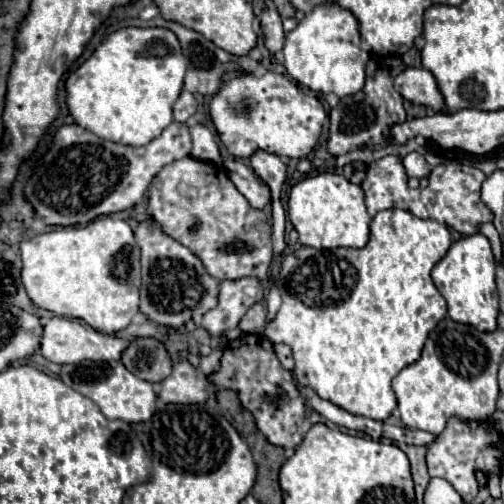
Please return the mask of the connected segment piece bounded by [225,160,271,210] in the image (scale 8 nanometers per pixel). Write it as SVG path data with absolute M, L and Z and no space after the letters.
M227 160L225 170L229 172L229 178L235 184L235 188L247 198L251 208L263 210L267 206L267 202L271 202L269 186L263 180L259 180L257 174L245 162Z

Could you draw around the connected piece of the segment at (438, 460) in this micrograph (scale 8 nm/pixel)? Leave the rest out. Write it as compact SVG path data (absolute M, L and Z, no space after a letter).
M451 418L439 438L427 446L427 468L431 476L445 478L461 494L463 500L471 502L477 496L475 470L483 470L487 476L501 468L501 446L503 438L491 430L487 422L459 422Z

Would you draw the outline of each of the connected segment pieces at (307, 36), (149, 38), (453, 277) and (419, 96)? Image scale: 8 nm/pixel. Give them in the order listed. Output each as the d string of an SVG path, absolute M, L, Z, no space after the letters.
M337 2L333 4L319 4L315 6L311 12L303 14L299 18L299 24L295 30L291 30L285 36L285 46L283 46L283 54L285 54L285 70L291 78L295 78L299 84L311 88L313 92L323 92L323 94L337 94L339 98L349 96L359 92L365 86L365 62L361 58L361 38L359 38L359 22L353 16L353 12L349 12L347 8L341 8Z
M121 28L103 40L93 56L85 60L65 82L67 108L75 122L103 140L145 146L173 122L173 104L183 90L187 60L181 54L179 40L167 28Z
M483 234L475 236L463 236L457 240L445 258L437 262L437 266L431 272L431 278L437 286L437 290L447 300L449 316L455 322L463 322L469 326L475 326L477 330L491 332L497 330L497 316L501 314L499 298L497 298L497 284L495 284L495 258L491 252L491 244Z
M407 68L395 78L395 90L415 104L423 104L433 112L449 112L433 74L425 68Z

